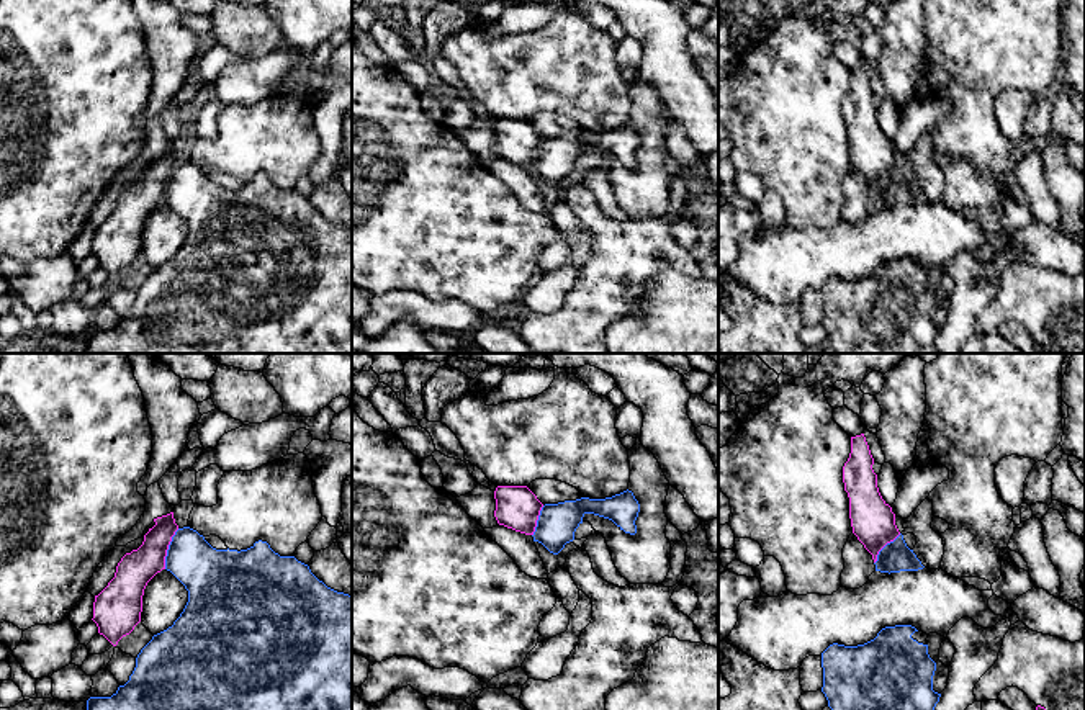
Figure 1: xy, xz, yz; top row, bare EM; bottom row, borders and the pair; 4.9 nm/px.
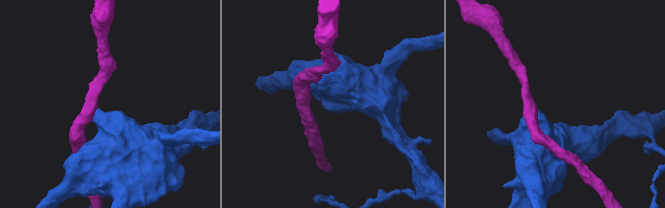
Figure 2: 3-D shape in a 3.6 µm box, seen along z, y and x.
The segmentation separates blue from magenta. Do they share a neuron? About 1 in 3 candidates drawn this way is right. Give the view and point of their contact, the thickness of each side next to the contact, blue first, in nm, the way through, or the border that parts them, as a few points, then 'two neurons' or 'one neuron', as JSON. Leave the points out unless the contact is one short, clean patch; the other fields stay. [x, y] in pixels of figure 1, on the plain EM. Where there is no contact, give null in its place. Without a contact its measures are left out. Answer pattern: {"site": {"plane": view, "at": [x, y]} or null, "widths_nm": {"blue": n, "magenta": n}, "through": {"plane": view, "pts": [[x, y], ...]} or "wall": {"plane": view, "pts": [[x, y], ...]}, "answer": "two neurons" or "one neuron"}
{"site": {"plane": "xy", "at": [169, 182]}, "widths_nm": {"blue": 280, "magenta": 170}, "wall": {"plane": "xy", "pts": [[179, 162], [169, 179], [164, 202]]}, "answer": "two neurons"}

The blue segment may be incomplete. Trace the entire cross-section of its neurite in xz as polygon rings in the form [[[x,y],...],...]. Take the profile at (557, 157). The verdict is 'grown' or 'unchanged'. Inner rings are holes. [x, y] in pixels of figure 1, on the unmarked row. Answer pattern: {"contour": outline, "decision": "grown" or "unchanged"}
{"contour": [[[628,123],[606,133],[581,131],[545,137],[532,170],[533,175],[542,177],[550,186],[558,188],[566,177],[574,173],[574,165],[586,147],[609,152],[625,167],[635,169],[638,146],[640,137]]], "decision": "unchanged"}

